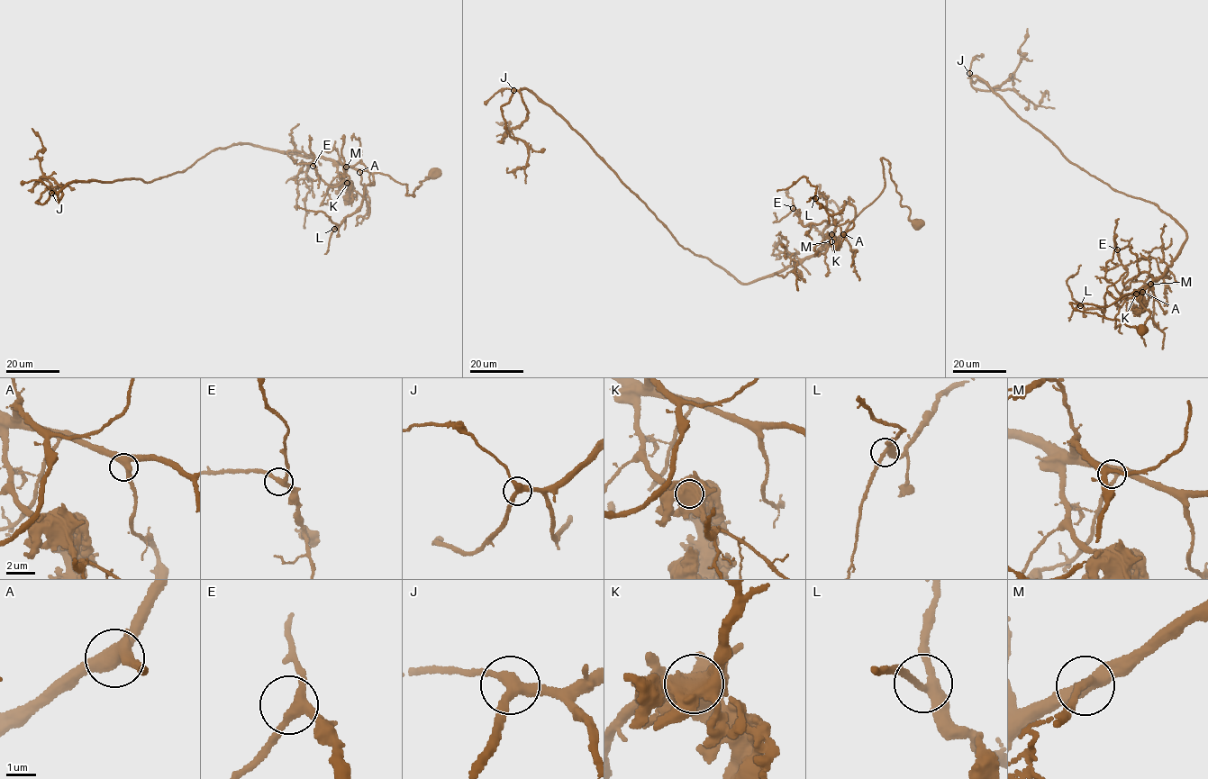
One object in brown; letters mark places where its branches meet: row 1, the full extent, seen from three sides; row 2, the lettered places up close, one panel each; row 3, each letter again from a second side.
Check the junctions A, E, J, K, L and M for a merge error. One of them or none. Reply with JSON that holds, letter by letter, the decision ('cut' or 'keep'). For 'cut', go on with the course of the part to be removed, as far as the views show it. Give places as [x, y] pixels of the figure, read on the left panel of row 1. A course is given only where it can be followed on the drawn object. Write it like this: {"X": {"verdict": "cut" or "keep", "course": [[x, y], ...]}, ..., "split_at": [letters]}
{"A": {"verdict": "keep"}, "E": {"verdict": "keep"}, "J": {"verdict": "keep"}, "K": {"verdict": "cut", "course": [[347, 183], [351, 186], [352, 199], [348, 201], [347, 193]]}, "L": {"verdict": "keep"}, "M": {"verdict": "keep"}, "split_at": ["K"]}

